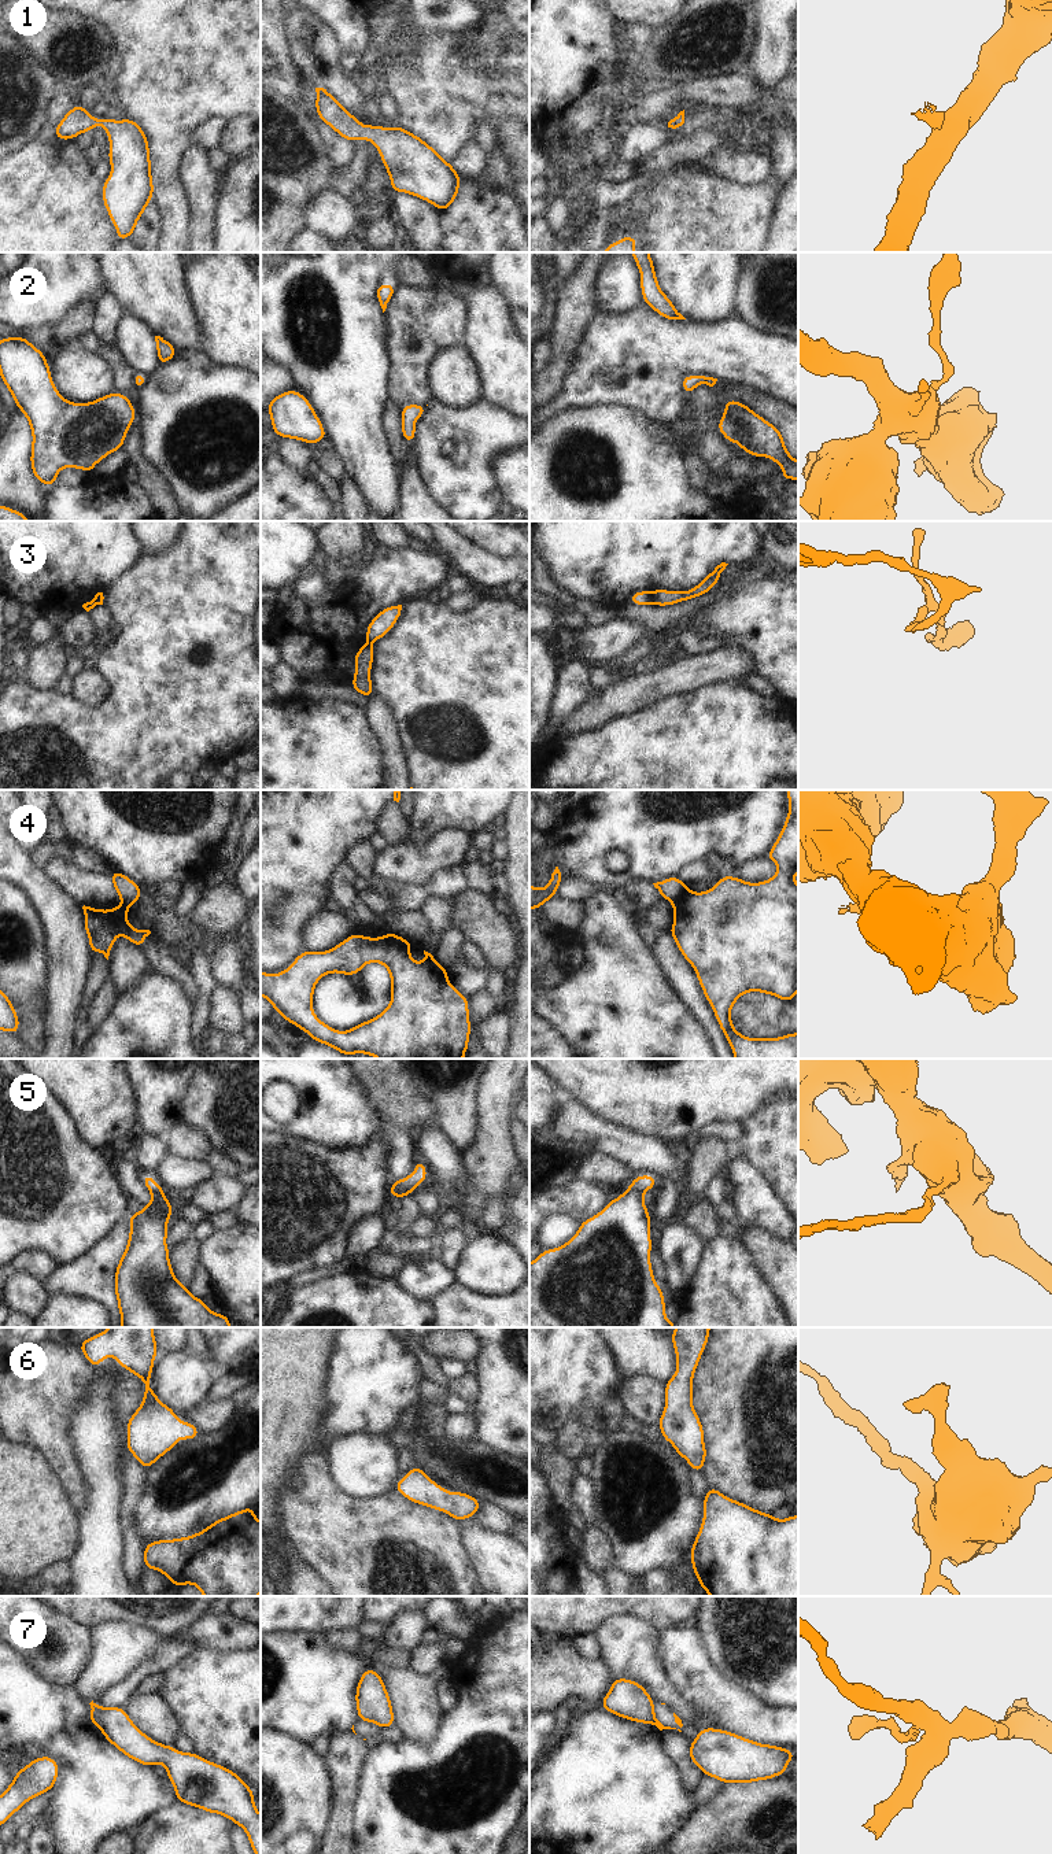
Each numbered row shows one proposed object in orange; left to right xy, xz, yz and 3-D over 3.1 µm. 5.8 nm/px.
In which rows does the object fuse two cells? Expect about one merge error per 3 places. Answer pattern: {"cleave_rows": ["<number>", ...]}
{"cleave_rows": ["3", "4", "7"]}

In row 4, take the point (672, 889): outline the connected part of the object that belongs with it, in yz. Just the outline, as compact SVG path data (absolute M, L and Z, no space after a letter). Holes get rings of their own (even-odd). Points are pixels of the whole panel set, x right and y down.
M678 876L667 878L653 884L660 895L673 906L689 893L689 887Z

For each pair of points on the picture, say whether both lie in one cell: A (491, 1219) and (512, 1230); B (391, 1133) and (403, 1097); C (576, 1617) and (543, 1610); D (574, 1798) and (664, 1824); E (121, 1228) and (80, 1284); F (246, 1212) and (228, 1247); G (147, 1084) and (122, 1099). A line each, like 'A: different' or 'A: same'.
A: different
B: different
C: same
D: same
E: same
F: different
G: different

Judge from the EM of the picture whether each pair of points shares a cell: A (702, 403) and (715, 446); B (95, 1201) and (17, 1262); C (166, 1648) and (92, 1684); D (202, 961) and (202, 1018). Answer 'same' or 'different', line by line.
A: same
B: different
C: different
D: same

